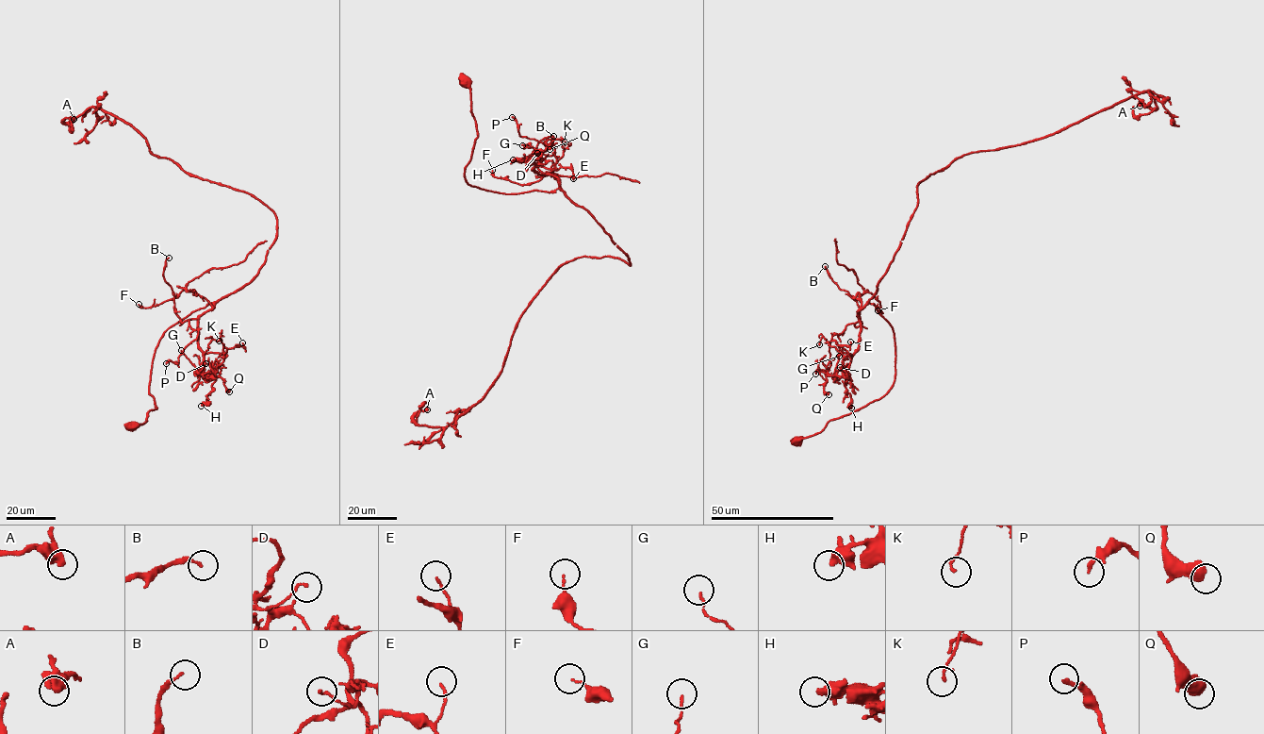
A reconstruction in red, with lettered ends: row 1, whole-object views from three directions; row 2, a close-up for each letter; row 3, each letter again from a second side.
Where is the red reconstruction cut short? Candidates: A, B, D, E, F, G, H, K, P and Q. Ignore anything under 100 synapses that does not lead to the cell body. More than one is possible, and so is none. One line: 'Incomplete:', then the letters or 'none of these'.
Incomplete: none of these

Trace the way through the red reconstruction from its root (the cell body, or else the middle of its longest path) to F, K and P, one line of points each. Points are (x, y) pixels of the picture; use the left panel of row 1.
F: (132, 425), (157, 408), (148, 390), (162, 335), (213, 307), (185, 290), (139, 304)
K: (132, 425), (157, 408), (152, 363), (168, 329), (212, 303), (198, 346), (223, 355), (219, 341)
P: (132, 425), (157, 408), (148, 390), (162, 335), (212, 303), (188, 319), (198, 335), (178, 363), (166, 363)

